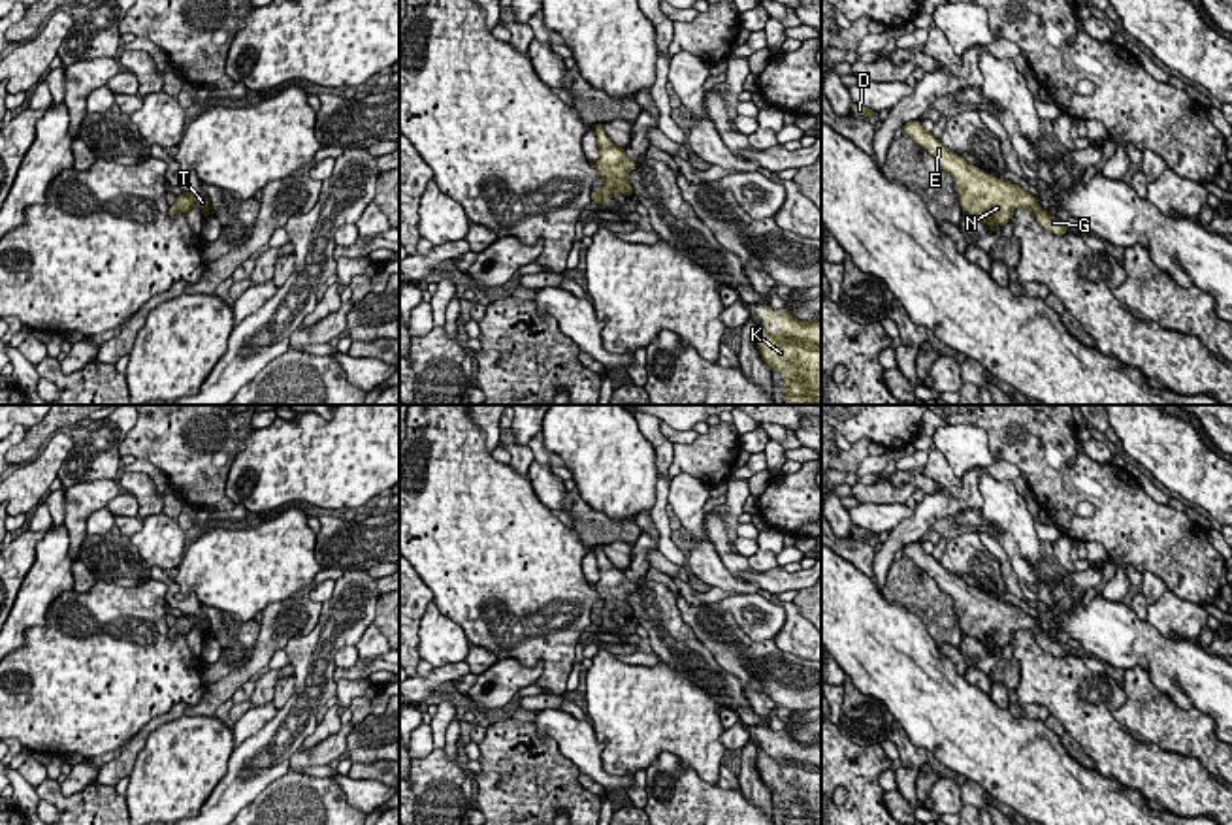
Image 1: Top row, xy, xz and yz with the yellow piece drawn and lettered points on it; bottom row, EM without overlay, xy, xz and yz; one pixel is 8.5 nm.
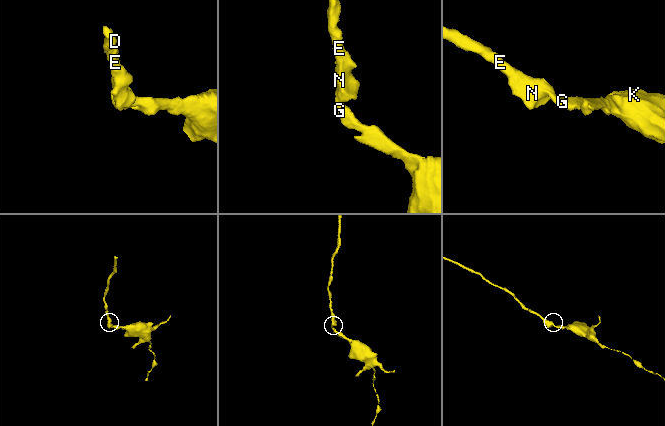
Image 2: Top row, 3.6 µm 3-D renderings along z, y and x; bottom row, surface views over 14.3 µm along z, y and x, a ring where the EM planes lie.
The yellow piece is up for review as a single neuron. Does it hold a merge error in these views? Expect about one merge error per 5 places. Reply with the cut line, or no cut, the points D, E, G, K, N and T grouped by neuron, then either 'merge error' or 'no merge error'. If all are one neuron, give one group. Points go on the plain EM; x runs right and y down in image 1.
no cut; D E G K N T; no merge error

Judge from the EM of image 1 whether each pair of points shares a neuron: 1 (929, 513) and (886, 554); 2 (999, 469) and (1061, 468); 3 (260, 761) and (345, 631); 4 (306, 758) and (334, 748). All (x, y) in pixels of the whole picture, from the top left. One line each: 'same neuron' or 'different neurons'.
1: same neuron
2: different neurons
3: same neuron
4: same neuron

